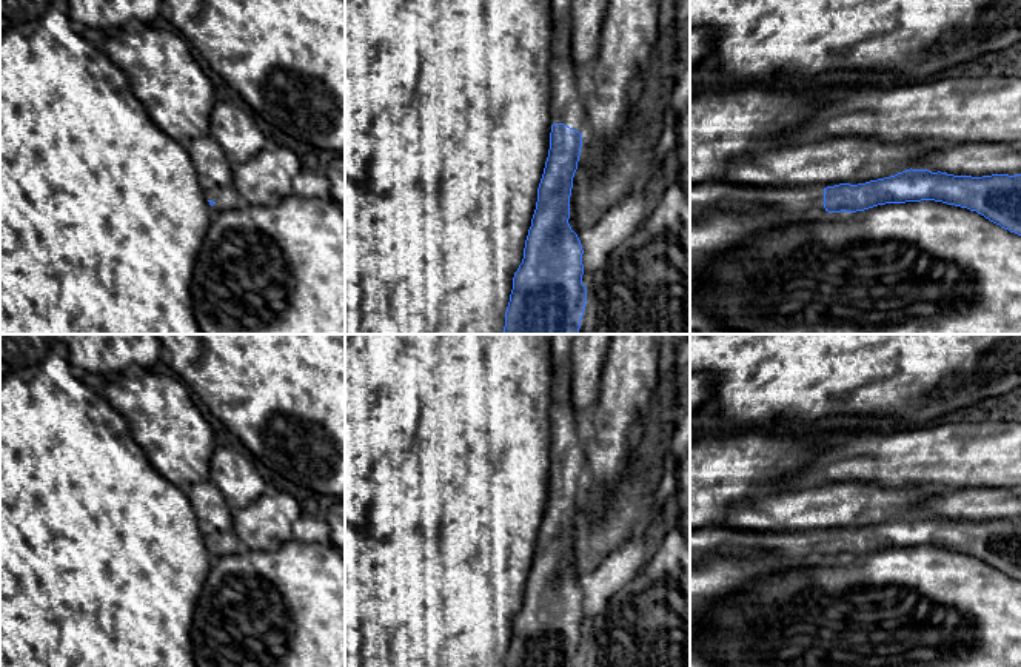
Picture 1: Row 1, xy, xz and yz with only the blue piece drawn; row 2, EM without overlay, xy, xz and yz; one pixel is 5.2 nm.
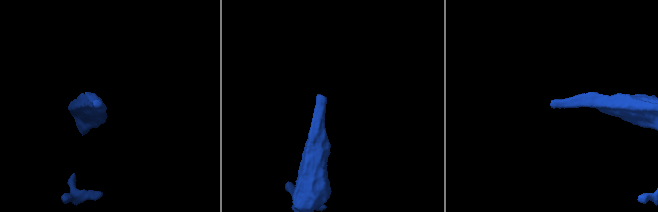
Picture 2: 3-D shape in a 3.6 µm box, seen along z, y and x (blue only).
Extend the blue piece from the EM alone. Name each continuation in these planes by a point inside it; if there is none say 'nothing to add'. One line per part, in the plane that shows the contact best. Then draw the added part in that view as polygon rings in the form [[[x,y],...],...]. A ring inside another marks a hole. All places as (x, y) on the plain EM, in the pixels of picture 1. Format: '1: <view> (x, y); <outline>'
1: xz (567, 436); [[[550,334],[553,382],[551,382],[551,467],[564,468],[579,478],[584,476],[584,427],[577,424],[576,411],[570,401],[570,351],[574,334]]]

